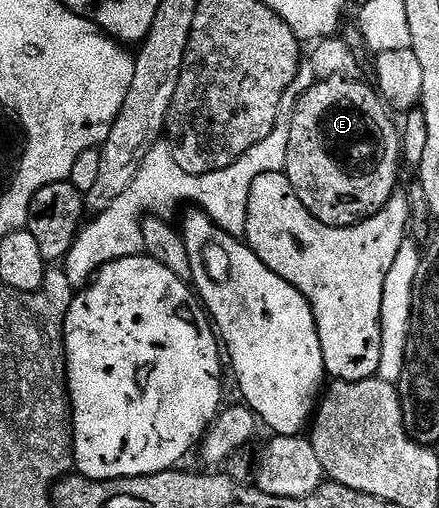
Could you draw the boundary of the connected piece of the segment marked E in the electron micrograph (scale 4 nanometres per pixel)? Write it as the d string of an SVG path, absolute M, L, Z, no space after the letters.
M333 77L332 79L320 79L312 82L311 87L298 96L295 103L295 112L289 115L291 124L289 125L289 153L287 154L287 165L285 174L287 180L293 185L297 197L309 209L309 213L317 221L321 221L330 227L354 227L356 223L362 223L365 219L372 219L378 211L390 201L392 195L396 194L399 183L399 167L401 168L401 131L390 119L389 108L383 102L378 90L367 83L363 83L362 78L342 79Z

